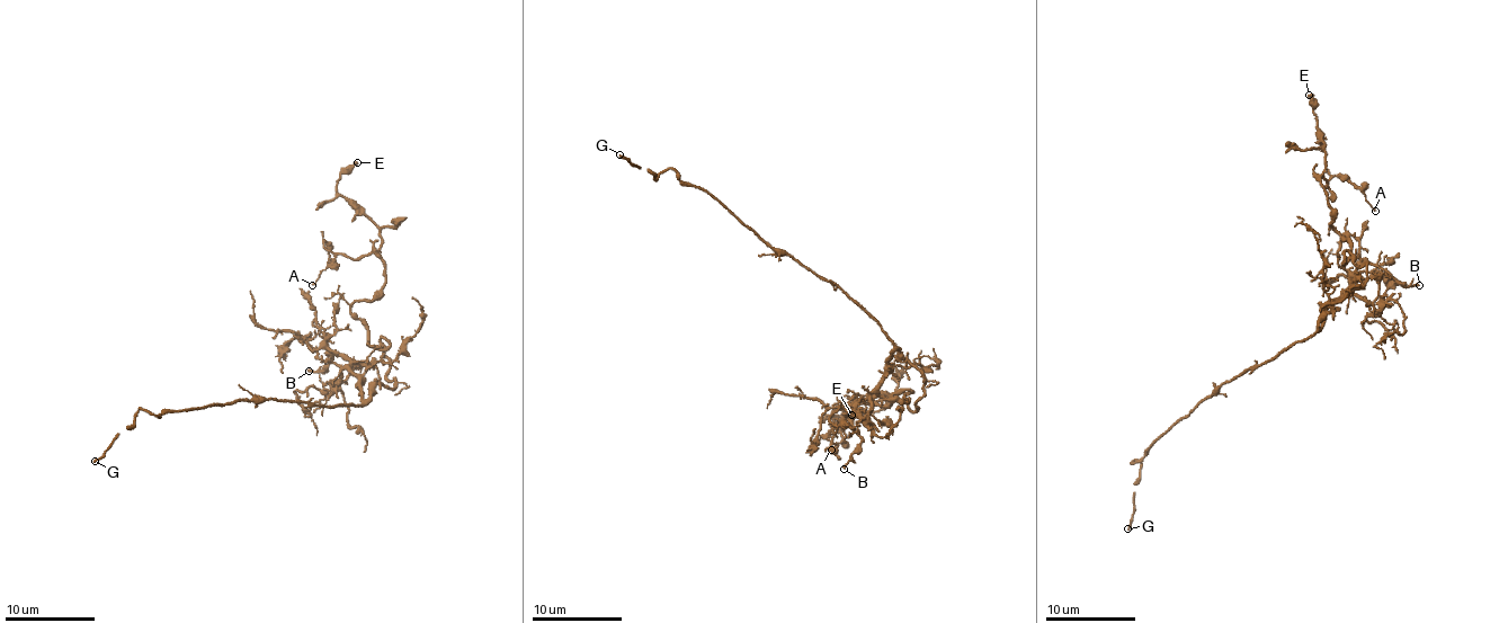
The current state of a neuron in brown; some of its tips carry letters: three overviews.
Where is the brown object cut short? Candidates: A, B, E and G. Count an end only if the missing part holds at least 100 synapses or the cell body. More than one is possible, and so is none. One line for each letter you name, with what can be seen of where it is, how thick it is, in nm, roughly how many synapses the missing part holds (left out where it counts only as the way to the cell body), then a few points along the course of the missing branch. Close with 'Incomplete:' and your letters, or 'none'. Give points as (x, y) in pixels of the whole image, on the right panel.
G: Place: (1127, 528). Thickness 190 nm
Incomplete: G

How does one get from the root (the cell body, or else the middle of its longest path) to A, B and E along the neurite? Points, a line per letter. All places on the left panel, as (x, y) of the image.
A: (364, 401), (350, 365), (389, 344), (368, 345), (351, 305), (384, 283), (383, 263), (324, 242), (312, 285)
B: (364, 401), (358, 375), (348, 359), (324, 343), (326, 337), (330, 361), (322, 371), (309, 371)
E: (364, 401), (350, 365), (389, 344), (368, 345), (351, 310), (384, 283), (380, 231), (336, 190), (357, 162)

